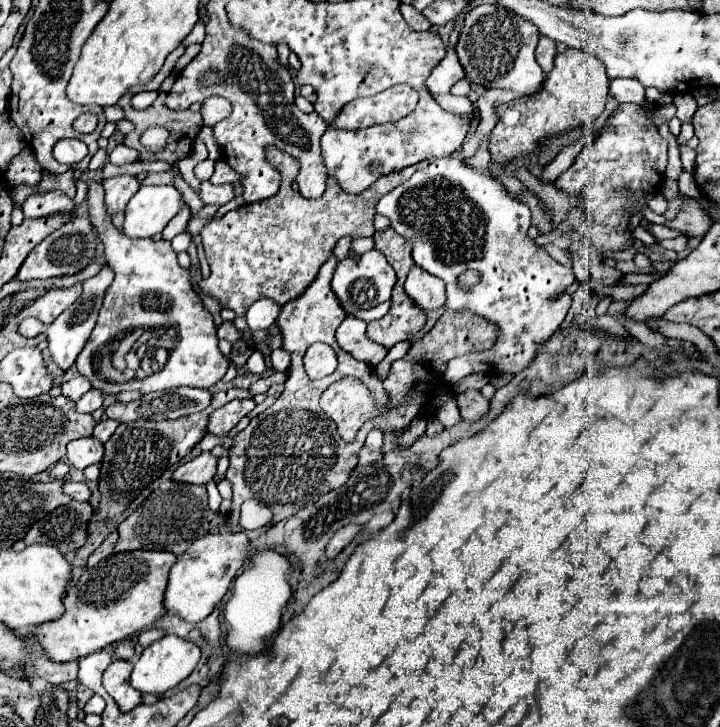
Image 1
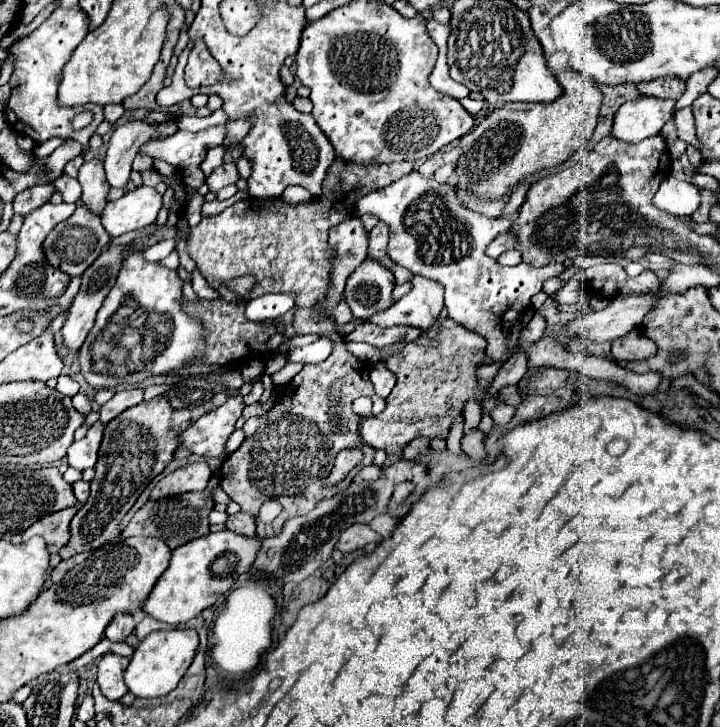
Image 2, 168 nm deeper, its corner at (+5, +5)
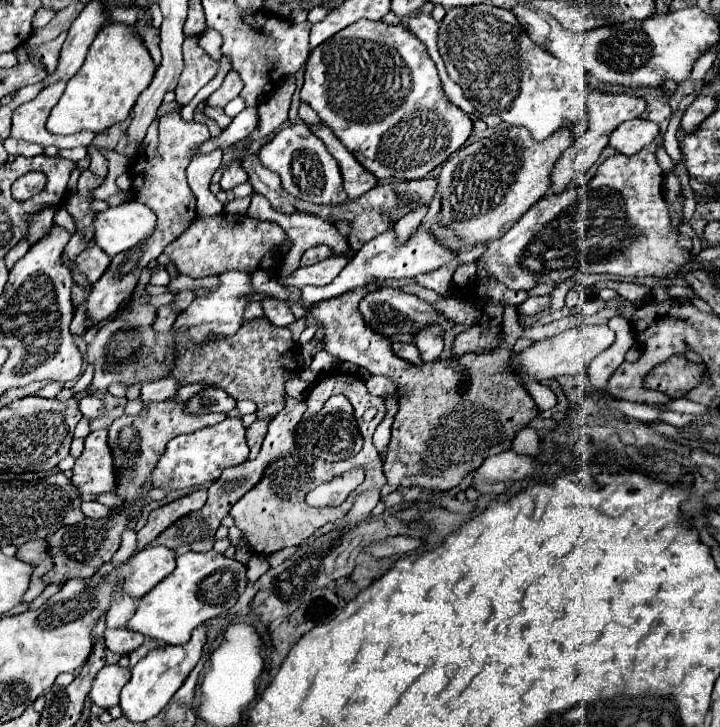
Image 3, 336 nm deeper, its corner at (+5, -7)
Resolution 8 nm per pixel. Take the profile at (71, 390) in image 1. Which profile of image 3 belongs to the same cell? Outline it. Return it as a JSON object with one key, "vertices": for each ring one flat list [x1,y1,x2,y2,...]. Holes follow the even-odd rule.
{"vertices":[[84,396,78,400,80,404,80,412,84,418,98,418,104,410,104,402,98,400,96,396]]}

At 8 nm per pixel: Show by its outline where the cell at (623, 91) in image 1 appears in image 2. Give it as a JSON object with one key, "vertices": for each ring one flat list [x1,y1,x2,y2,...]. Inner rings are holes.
{"vertices":[[666,76,666,78,652,80,652,82,640,82,640,84,636,84,636,88,646,96,678,100,684,94,686,82,680,78,674,78,674,76]]}

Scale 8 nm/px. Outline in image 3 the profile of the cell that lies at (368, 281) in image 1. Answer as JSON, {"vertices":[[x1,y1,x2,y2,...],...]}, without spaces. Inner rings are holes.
{"vertices":[[378,288,378,290,372,290,368,292,362,300,360,300,360,306,358,306,364,322,378,334,382,336,394,336,394,334,414,334,422,328,426,328,428,324,440,324,444,330,452,328,454,324,450,320,446,320,442,314,438,314,432,304,428,302,420,302,416,296,412,294,406,294,402,290,396,290,396,288]]}

